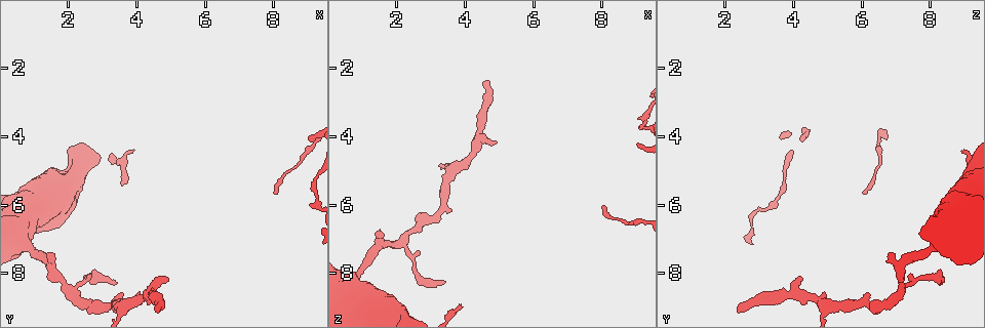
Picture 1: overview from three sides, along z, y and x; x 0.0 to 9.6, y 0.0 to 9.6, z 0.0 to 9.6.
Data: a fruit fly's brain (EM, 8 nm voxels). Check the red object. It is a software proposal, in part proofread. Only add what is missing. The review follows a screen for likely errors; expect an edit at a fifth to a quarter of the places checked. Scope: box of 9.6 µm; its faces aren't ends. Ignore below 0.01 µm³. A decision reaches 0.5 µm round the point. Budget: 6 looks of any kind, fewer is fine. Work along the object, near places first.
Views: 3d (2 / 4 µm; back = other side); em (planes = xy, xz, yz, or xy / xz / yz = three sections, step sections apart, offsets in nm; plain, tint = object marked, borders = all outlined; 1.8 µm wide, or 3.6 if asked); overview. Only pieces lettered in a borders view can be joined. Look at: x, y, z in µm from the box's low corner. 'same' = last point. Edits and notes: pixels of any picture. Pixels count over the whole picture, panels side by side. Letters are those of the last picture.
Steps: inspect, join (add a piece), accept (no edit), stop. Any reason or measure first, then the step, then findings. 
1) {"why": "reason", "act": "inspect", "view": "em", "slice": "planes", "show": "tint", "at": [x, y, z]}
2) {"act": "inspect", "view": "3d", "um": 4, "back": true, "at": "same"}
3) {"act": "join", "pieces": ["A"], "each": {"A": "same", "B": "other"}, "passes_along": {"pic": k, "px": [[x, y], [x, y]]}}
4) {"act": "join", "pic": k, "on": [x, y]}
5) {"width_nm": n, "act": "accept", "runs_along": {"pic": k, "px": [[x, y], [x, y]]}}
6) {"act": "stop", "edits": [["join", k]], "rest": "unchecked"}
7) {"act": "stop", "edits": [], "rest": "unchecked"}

{"act": "inspect", "view": "3d", "um": 2, "back": true, "at": [4.65, 9.15, 2.40]}

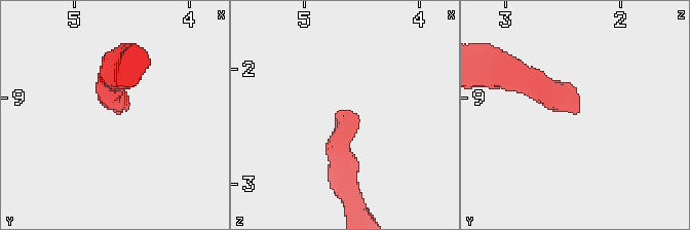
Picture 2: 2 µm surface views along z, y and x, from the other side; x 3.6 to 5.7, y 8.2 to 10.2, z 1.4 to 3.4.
{"act": "inspect", "view": "em", "slice": "xy", "step": 4, "show": "borders", "at": [4.62, 9.12, 2.38]}

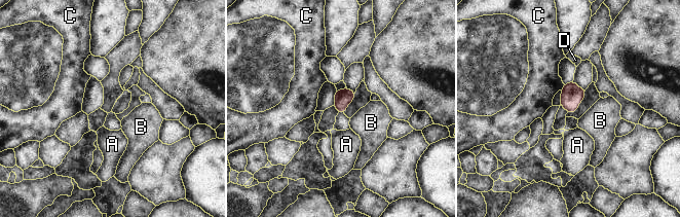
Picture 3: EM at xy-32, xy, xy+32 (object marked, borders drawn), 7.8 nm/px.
{"act": "accept", "each": {"A": "other", "B": "other", "C": "other", "D": "other"}, "border": {"pic": 3, "px": [[564, 84], [561, 89]]}, "found": "none of them fits"}

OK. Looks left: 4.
{"why": "branch stops here", "act": "inspect", "view": "3d", "um": 4, "at": [5.00, 8.20, 4.15]}

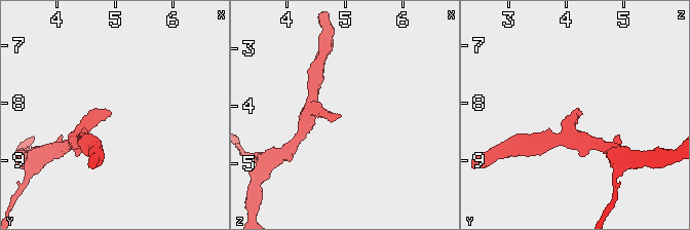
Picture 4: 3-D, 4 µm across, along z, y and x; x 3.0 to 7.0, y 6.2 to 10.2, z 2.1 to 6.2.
{"why": "now the EM", "act": "inspect", "view": "em", "slice": "xz", "step": 4, "show": "borders", "at": [4.95, 8.10, 4.25]}

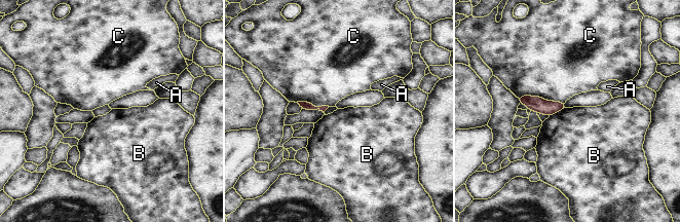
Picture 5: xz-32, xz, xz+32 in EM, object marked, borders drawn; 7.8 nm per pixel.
{"why": "another direction", "act": "inspect", "view": "em", "slice": "planes", "show": "borders", "at": "same"}

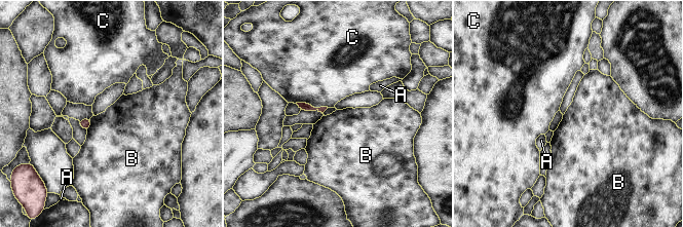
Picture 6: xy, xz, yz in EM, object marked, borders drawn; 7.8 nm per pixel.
{"act": "accept", "each": {"A": "other", "B": "other", "C": "other"}, "border": {"pic": 6, "px": [[90, 118], [90, 124], [86, 130]]}, "found": "none of them fits"}

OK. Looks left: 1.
{"why": "sharp bend", "act": "inspect", "view": "em", "slice": "planes", "show": "borders", "at": [2.05, 8.50, 7.20]}

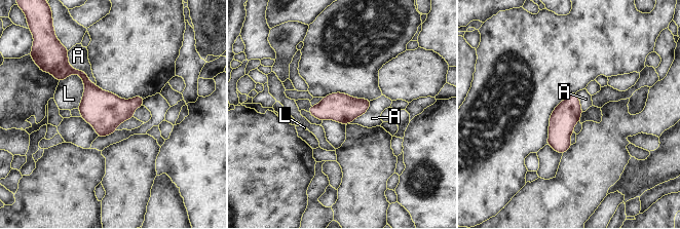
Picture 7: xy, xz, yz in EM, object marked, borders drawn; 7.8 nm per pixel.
{"act": "accept", "each": {"A": "other", "L": "other"}, "border": {"pic": 7, "px": [[67, 59], [96, 85]]}, "found": "no lettered piece goes on from it"}

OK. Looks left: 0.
{"act": "stop", "edits": [], "rest": "unchecked"}

